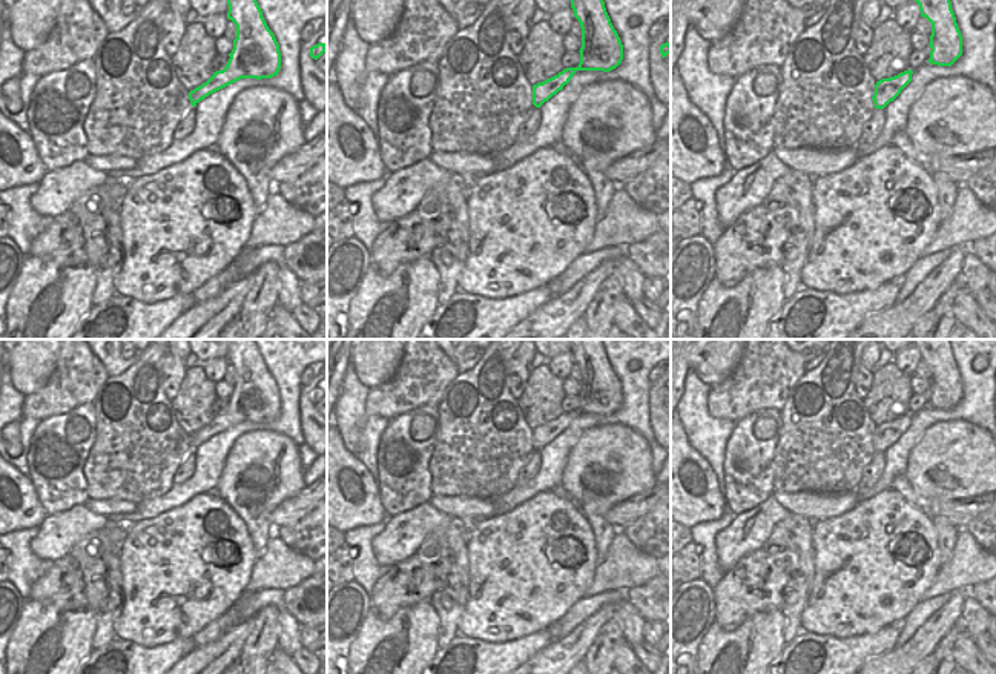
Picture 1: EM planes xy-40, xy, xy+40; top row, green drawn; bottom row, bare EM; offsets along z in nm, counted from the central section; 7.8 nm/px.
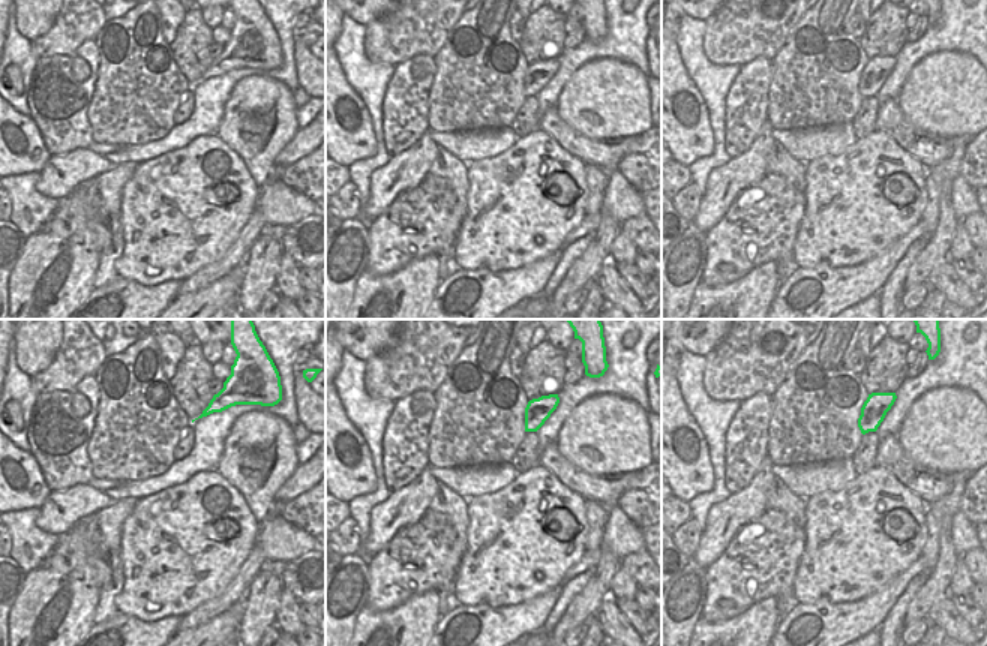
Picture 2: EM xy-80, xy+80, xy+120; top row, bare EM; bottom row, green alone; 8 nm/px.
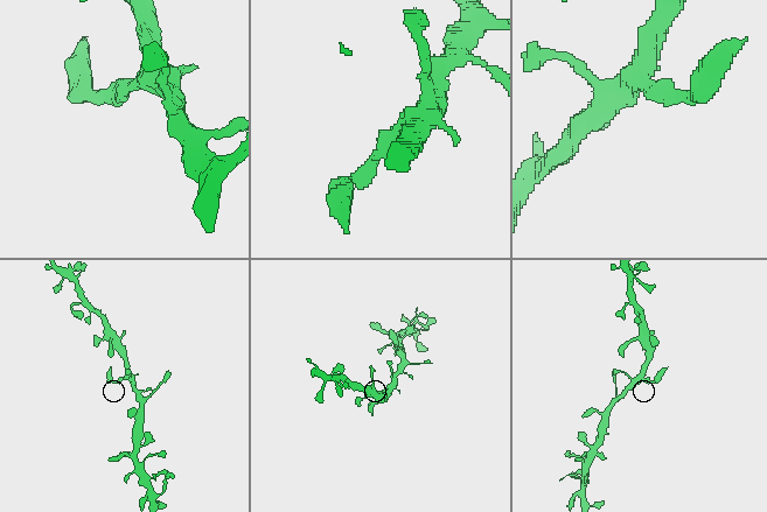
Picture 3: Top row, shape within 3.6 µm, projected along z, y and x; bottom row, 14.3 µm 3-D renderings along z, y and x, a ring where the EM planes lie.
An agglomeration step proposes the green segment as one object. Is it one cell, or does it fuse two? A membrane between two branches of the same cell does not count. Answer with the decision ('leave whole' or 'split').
leave whole

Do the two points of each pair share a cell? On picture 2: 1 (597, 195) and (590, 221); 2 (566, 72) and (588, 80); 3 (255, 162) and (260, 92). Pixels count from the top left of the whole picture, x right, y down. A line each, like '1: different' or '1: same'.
1: different
2: different
3: same

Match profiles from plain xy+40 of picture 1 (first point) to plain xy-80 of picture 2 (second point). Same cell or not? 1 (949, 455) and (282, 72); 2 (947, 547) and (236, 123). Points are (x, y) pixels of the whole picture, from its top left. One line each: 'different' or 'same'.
1: different
2: same

